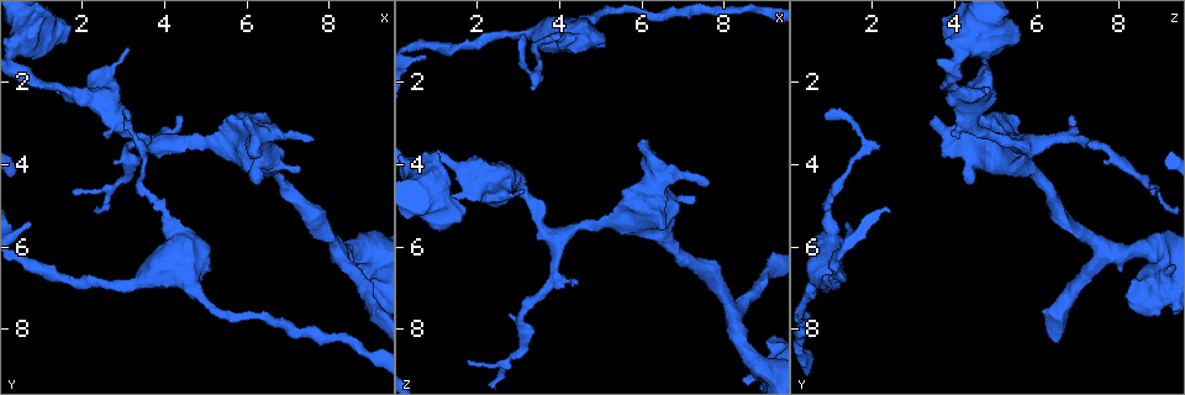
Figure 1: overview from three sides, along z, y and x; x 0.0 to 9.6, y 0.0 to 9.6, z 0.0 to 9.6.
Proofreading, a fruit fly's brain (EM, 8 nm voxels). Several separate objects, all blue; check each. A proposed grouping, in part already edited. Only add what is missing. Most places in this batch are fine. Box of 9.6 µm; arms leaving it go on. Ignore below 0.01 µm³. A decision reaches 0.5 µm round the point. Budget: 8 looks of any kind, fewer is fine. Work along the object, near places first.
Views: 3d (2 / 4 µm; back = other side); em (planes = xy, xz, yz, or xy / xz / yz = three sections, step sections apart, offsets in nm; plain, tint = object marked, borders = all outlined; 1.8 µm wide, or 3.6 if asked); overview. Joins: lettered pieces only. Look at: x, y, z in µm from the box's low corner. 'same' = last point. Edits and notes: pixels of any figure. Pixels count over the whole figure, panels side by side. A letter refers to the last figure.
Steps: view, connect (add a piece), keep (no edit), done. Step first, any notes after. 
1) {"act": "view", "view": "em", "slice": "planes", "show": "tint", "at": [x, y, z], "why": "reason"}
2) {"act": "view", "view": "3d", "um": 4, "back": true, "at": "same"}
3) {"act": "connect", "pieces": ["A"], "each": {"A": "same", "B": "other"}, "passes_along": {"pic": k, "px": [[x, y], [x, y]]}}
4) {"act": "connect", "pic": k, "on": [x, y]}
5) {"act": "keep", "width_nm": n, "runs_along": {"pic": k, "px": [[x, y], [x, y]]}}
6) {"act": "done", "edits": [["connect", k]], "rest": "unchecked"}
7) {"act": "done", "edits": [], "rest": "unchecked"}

{"act": "view", "view": "3d", "um": 2, "at": [3.05, 1.20, 4.70], "why": "branch stops here"}

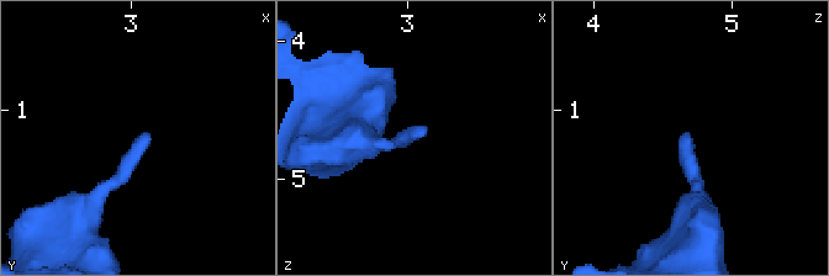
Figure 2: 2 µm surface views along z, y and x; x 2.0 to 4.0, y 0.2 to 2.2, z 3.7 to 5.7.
{"act": "view", "view": "em", "slice": "yz", "step": 8, "show": "borders", "at": [3.08, 1.16, 4.64], "why": "now the EM"}

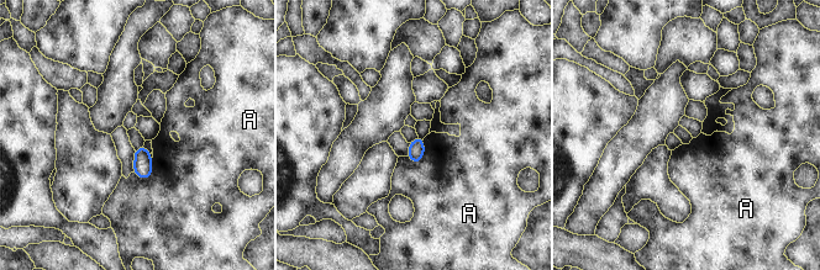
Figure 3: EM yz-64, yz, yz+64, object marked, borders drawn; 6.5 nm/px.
{"act": "keep", "each": {"A": "other"}, "found": "none of them fits"}

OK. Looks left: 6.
{"act": "view", "view": "3d", "um": 2, "back": true, "at": [7.65, 3.35, 4.50], "why": "branch stops here"}

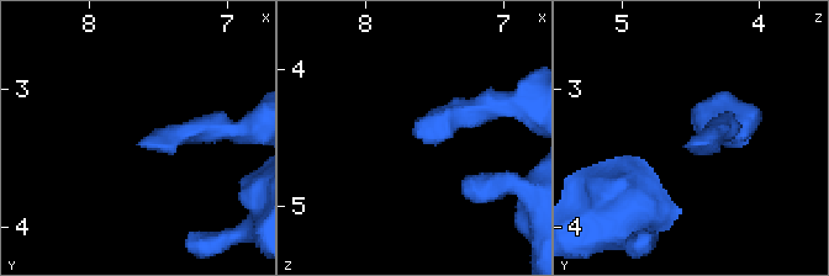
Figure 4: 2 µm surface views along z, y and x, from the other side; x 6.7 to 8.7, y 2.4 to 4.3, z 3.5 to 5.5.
{"act": "view", "view": "em", "um": 3.6, "slice": "planes", "show": "borders", "at": [7.66, 3.38, 4.50], "why": "shape alone is not enough"}

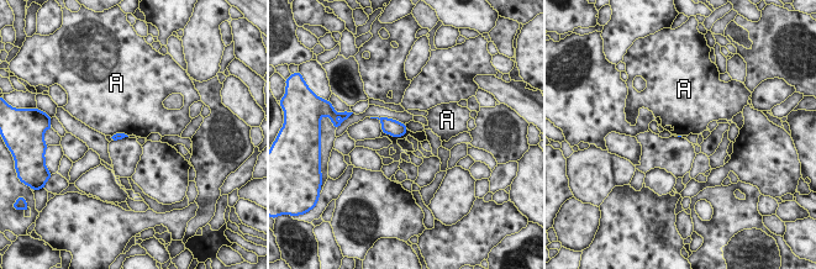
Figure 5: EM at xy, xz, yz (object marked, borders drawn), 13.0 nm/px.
{"act": "keep", "longest_contact_nm": ["A", 320], "each": {"A": "other"}, "found": "none of them fits"}

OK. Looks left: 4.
{"act": "view", "view": "em", "slice": "planes", "show": "plain", "at": [6.25, 4.50, 4.40], "why": "stops while still wide"}

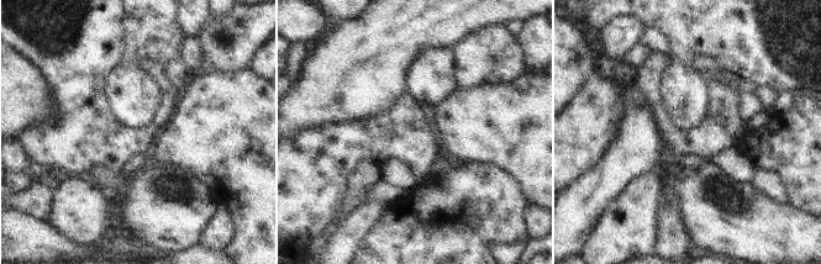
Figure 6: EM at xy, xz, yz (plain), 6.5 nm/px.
{"act": "view", "view": "em", "slice": "planes", "show": "borders", "at": "same", "why": "see the neighbours"}

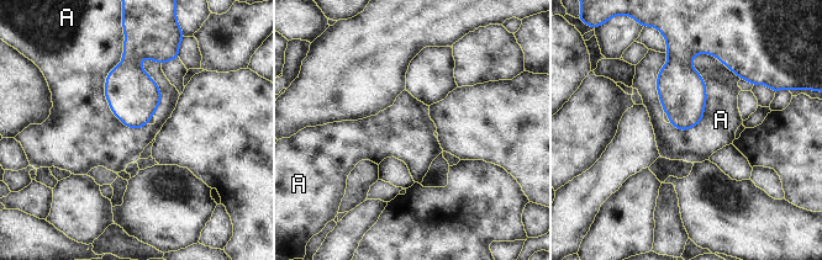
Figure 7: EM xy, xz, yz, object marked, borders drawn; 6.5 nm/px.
{"act": "keep", "each": {"A": "other"}, "border": {"pic": 7, "px": [[716, 56], [674, 127]]}, "found": "no lettered piece goes on from it"}

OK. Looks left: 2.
{"act": "view", "view": "em", "um": 3.6, "slice": "yz", "step": 16, "show": "borders", "at": [3.10, 2.90, 0.90], "why": "tapers out"}

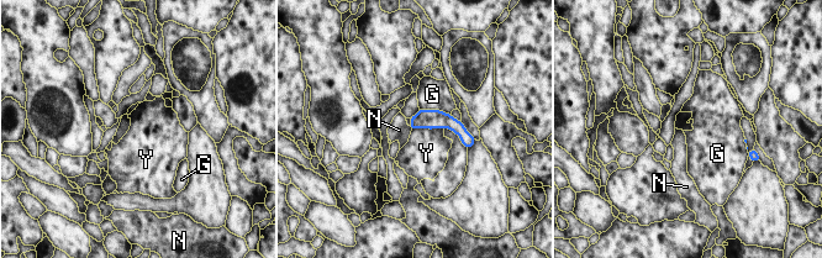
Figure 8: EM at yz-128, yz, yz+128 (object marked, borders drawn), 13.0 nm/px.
{"act": "view", "view": "em", "um": 3.6, "slice": "planes", "show": "borders", "at": "same", "why": "another direction"}

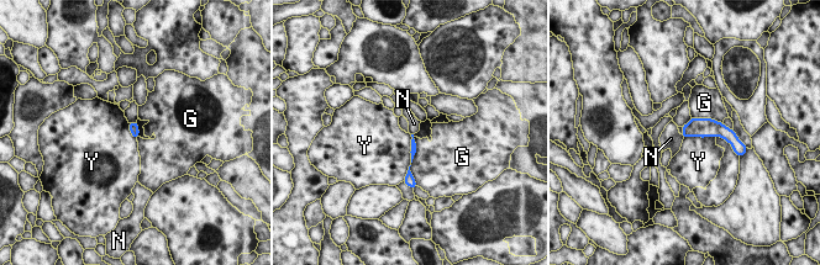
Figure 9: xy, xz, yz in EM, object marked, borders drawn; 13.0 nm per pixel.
{"act": "keep", "longest_contact_nm": ["G", 420], "each": {"G": "other", "N": "other", "Y": "other"}, "border": {"pic": 9, "px": [[684, 136], [715, 138]]}, "found": "none of them fits"}

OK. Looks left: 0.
{"act": "done", "edits": [], "rest": "unchecked"}

